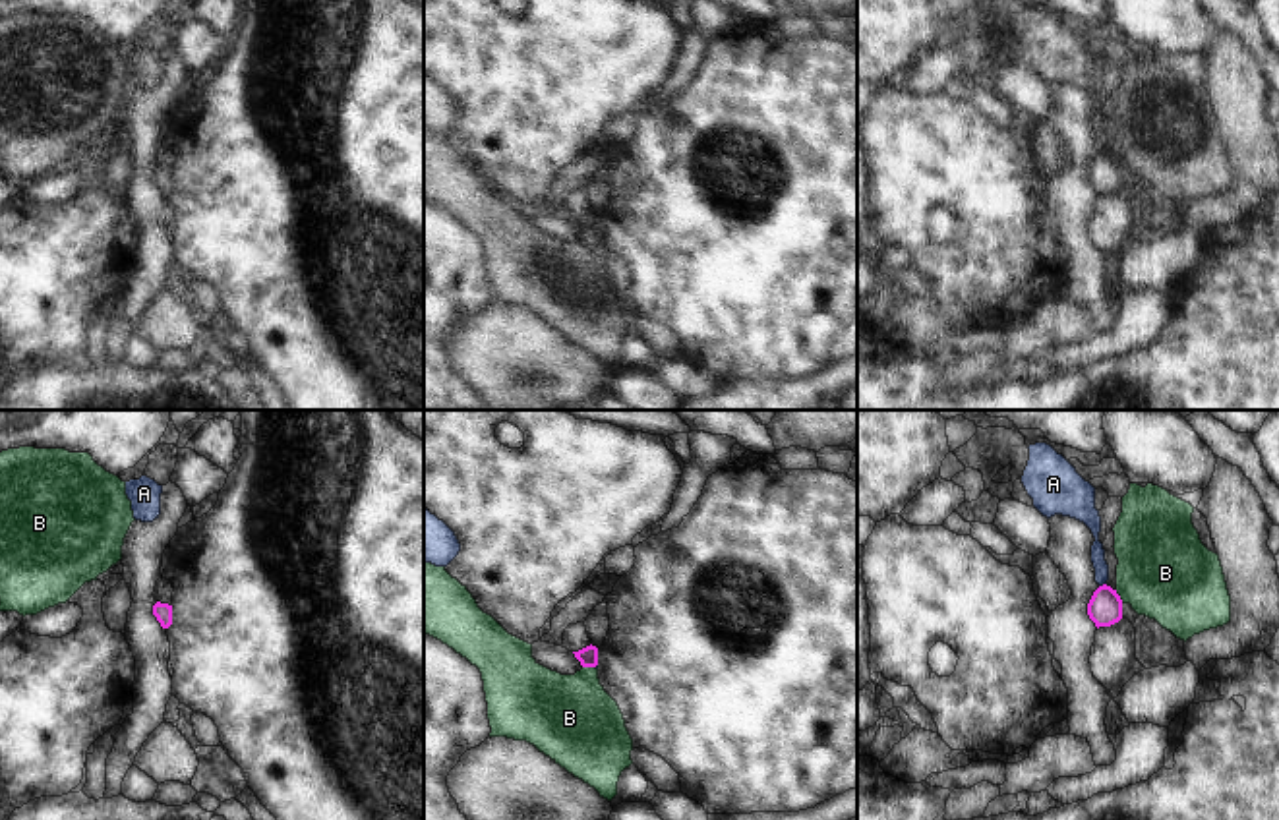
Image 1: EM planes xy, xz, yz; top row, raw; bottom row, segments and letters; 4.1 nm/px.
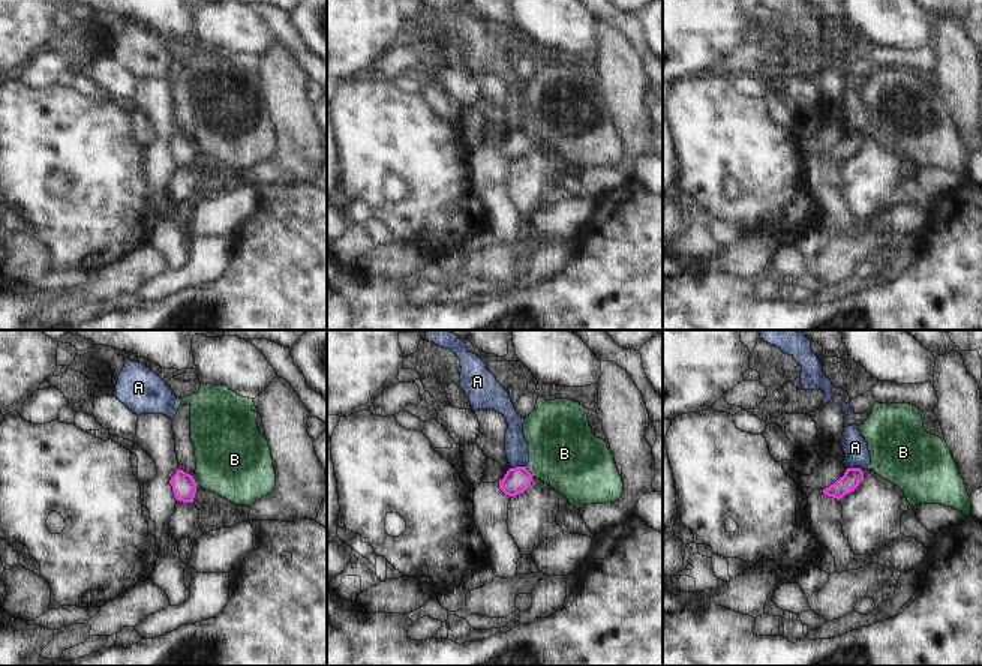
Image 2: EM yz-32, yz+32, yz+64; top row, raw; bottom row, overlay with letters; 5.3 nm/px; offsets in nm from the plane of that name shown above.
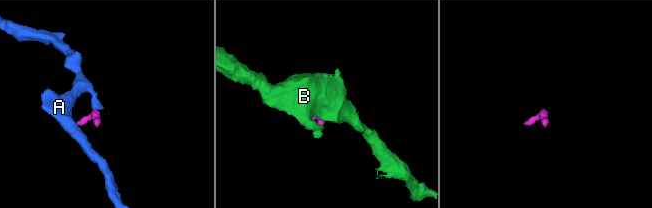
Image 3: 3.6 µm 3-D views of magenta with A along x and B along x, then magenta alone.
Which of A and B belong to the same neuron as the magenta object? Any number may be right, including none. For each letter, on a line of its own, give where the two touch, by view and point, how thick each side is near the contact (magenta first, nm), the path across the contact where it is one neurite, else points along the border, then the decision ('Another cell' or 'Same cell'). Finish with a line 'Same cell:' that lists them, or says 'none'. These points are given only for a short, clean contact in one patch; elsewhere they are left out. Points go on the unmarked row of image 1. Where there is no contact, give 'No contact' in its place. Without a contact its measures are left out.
A: Touches magenta at yz (1103, 151). Thickness 140 nm (magenta) against 60 nm. Boundary: yz (1105, 149), (1100, 153). Another cell
B: Touches magenta at xz (589, 233). Thickness 80 nm (magenta) against 360 nm. Boundary: xz (583, 233), (594, 234). Another cell
Same cell: none.

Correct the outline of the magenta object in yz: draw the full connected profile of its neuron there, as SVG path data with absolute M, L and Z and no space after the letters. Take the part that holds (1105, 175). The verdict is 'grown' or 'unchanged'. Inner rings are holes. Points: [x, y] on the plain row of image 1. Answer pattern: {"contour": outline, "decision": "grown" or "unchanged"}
{"contour": "M1099 153L1089 170L1087 182L1095 190L1095 193L1111 193L1122 186L1122 166L1111 153Z", "decision": "unchanged"}

